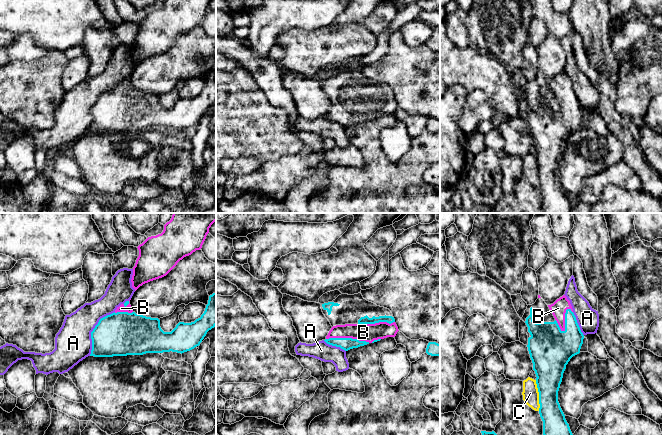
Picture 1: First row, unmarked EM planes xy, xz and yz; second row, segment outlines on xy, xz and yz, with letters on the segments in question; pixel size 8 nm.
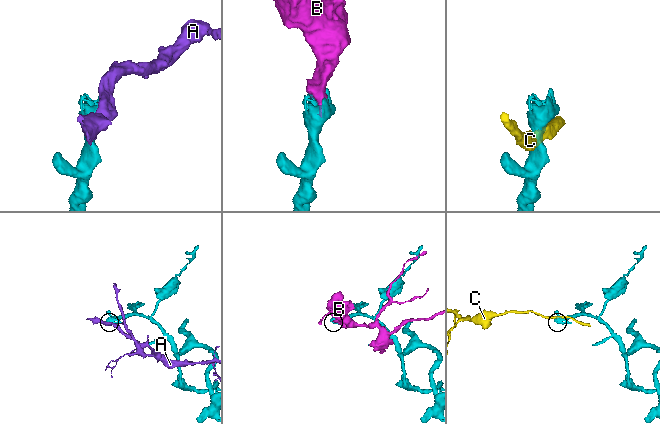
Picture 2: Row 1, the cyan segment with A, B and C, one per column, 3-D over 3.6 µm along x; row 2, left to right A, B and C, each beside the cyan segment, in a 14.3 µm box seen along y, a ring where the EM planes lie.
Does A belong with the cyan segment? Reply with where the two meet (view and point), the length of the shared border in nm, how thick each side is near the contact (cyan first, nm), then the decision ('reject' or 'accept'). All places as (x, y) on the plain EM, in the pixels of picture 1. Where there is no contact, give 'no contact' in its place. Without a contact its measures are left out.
meets cyan in xy at (93, 106); contact 420 nm long; 360 nm thick on the cyan side, 300 nm on the other; reject

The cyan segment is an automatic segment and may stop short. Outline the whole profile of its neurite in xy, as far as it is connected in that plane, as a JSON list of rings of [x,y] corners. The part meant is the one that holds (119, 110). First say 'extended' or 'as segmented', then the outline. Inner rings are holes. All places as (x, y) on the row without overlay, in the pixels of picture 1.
extended; [[[216,68],[209,72],[208,80],[200,94],[191,99],[179,98],[171,108],[164,108],[158,94],[136,90],[126,77],[114,89],[101,94],[91,108],[92,126],[90,132],[113,133],[143,131],[146,129],[184,129],[199,122],[207,108],[216,102]]]

